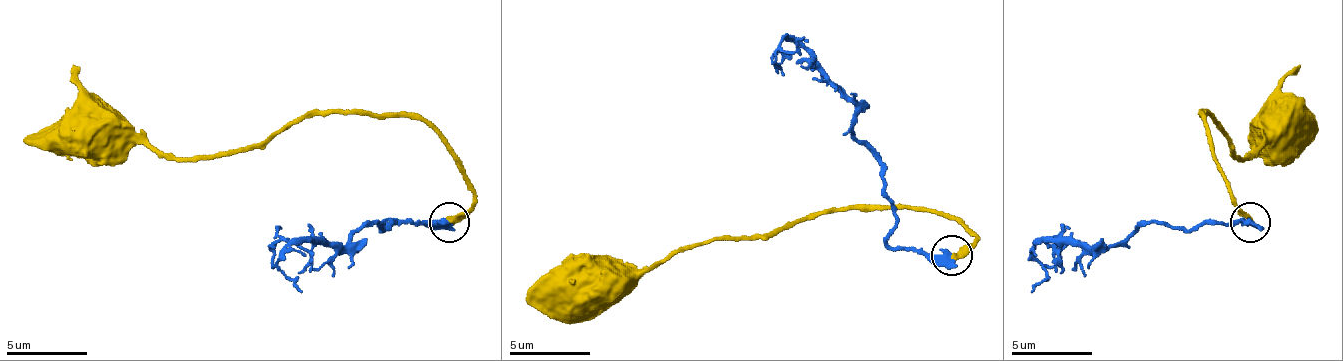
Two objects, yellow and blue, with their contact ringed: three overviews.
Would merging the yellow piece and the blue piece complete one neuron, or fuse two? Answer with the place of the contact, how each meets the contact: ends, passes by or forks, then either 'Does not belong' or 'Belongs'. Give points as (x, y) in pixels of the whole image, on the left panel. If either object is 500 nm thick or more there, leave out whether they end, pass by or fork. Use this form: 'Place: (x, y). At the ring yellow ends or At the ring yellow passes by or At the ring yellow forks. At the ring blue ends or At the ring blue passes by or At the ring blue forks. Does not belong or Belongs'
Place: (449, 222). Belongs

